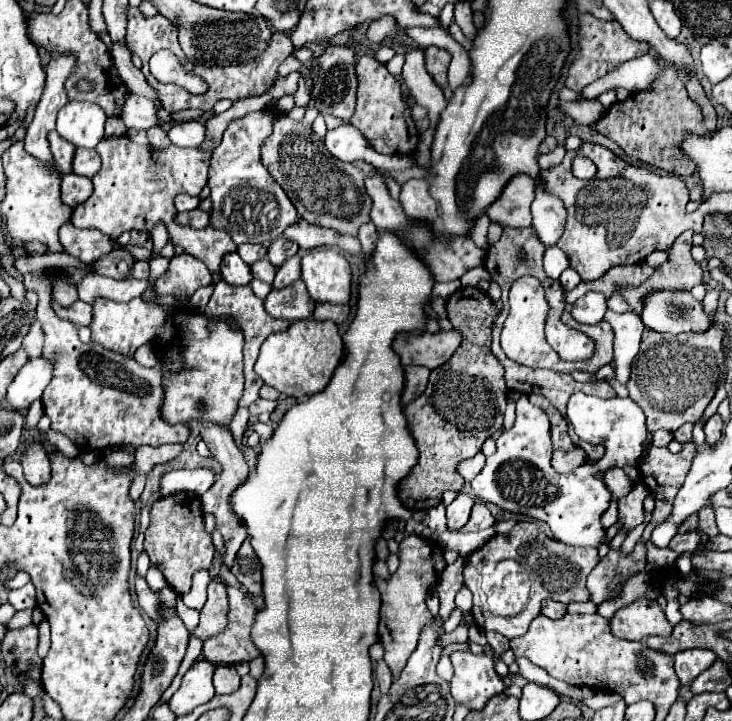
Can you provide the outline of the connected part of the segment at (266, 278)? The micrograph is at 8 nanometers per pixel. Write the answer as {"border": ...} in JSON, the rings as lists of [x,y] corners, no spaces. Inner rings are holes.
{"border":[[[264,258],[264,260],[258,260],[258,262],[252,266],[252,274],[254,274],[254,278],[258,278],[258,280],[262,280],[262,282],[272,284],[272,280],[274,280],[274,276],[276,276],[276,268]]]}

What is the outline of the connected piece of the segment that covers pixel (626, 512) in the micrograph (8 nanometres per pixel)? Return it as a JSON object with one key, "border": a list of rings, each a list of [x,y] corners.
{"border":[[[638,482],[632,492],[624,498],[618,500],[618,522],[620,522],[620,532],[628,534],[632,532],[640,522],[644,522],[644,510],[642,510],[642,500],[650,494],[650,490]]]}

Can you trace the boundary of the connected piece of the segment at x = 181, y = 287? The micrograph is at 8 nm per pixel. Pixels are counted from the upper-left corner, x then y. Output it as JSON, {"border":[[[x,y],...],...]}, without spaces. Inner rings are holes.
{"border":[[[182,252],[180,256],[172,256],[168,270],[156,280],[154,290],[157,296],[169,294],[190,298],[198,288],[208,286],[210,282],[212,274],[208,268],[198,258]]]}

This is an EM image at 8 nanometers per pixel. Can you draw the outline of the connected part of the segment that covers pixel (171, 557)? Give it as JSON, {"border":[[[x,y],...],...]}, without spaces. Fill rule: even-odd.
{"border":[[[180,492],[168,498],[160,498],[150,508],[150,526],[144,538],[144,550],[150,562],[158,562],[164,570],[166,582],[180,594],[190,590],[192,574],[200,568],[210,568],[214,558],[214,544],[204,530],[204,516],[200,510],[200,498],[192,492]]]}

